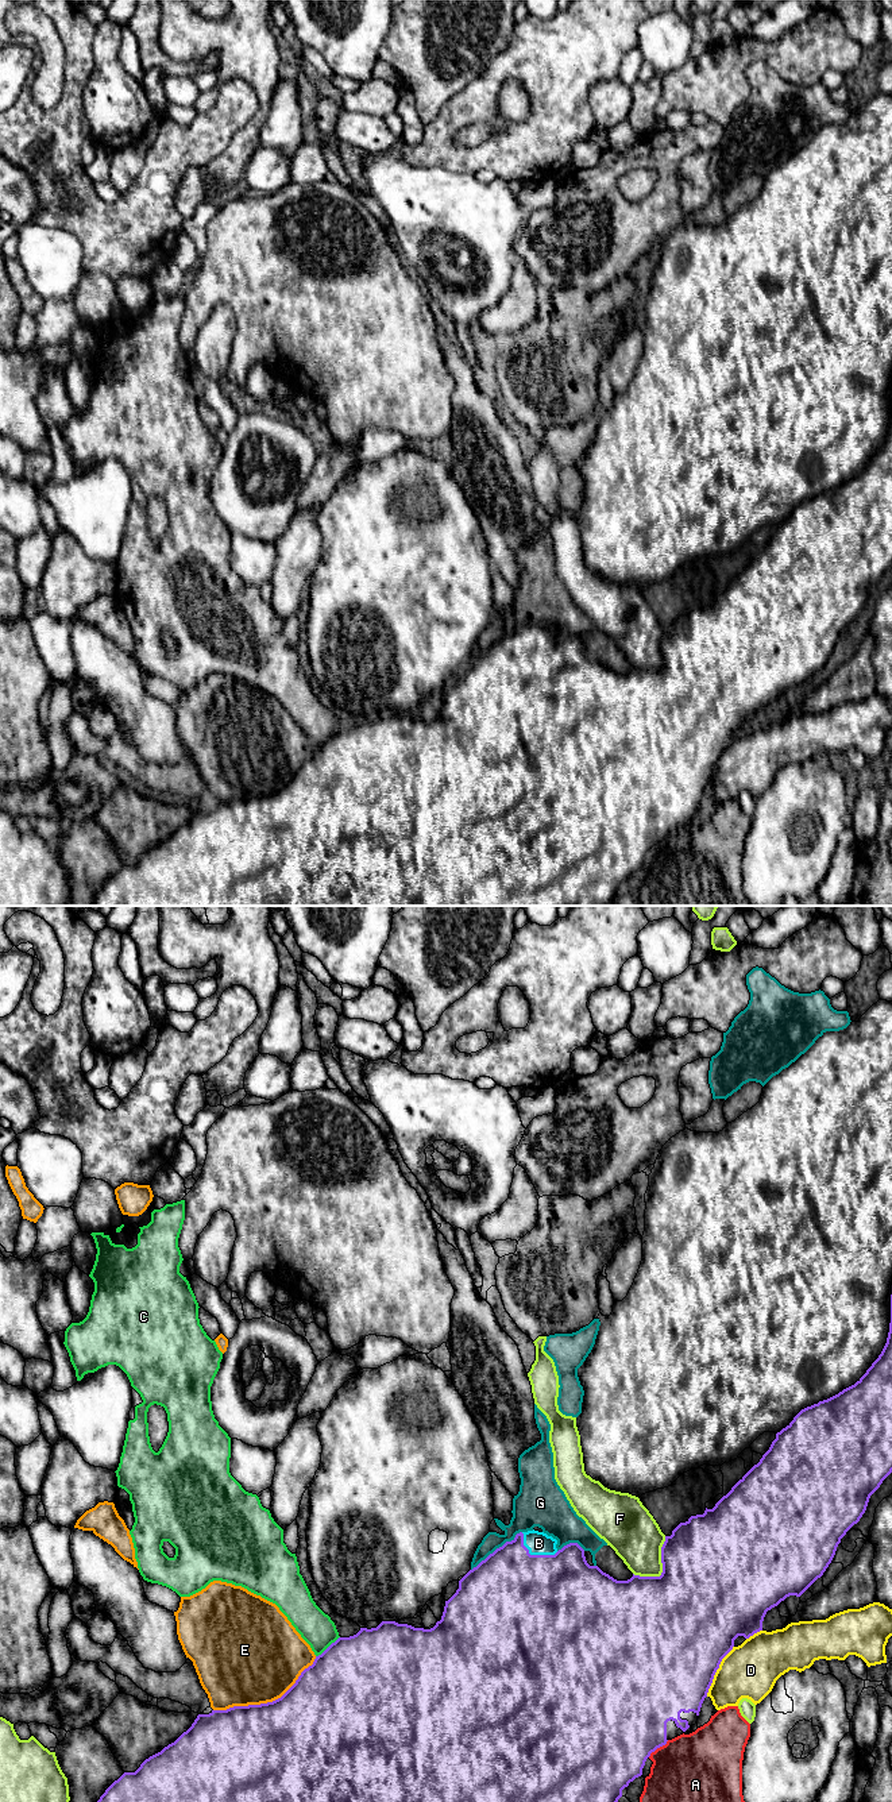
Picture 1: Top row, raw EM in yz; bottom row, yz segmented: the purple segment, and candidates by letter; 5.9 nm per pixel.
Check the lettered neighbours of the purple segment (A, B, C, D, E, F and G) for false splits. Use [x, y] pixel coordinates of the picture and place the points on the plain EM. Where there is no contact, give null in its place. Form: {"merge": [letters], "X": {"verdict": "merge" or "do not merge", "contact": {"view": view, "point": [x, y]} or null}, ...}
{"merge": ["B"], "A": {"verdict": "do not merge", "contact": {"view": "yz", "point": [657, 840]}}, "B": {"verdict": "merge", "contact": {"view": "yz", "point": [533, 648]}}, "C": {"verdict": "do not merge", "contact": {"view": "yz", "point": [328, 740]}}, "D": {"verdict": "do not merge", "contact": {"view": "yz", "point": [715, 764]}}, "E": {"verdict": "do not merge", "contact": {"view": "yz", "point": [267, 795]}}, "F": {"verdict": "do not merge", "contact": {"view": "yz", "point": [663, 662]}}, "G": {"verdict": "do not merge", "contact": {"view": "yz", "point": [497, 641]}}}

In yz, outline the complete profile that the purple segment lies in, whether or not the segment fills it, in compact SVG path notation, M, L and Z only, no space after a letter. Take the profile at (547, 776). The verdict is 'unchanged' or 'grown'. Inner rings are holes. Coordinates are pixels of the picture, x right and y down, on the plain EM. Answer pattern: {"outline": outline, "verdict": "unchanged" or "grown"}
{"outline": "M892 387L887 436L866 466L838 487L802 502L776 526L760 555L713 602L691 609L665 629L660 670L633 667L628 674L617 674L598 659L590 659L578 636L557 643L557 633L544 625L520 625L459 674L459 682L445 694L441 713L433 721L382 714L377 721L360 721L354 729L339 730L281 791L198 807L174 836L146 852L135 865L124 865L115 873L93 906L606 906L622 890L622 883L642 868L652 845L696 817L714 768L734 733L762 723L768 703L789 688L800 690L823 668L841 632L860 614L870 589L891 566Z", "verdict": "grown"}

